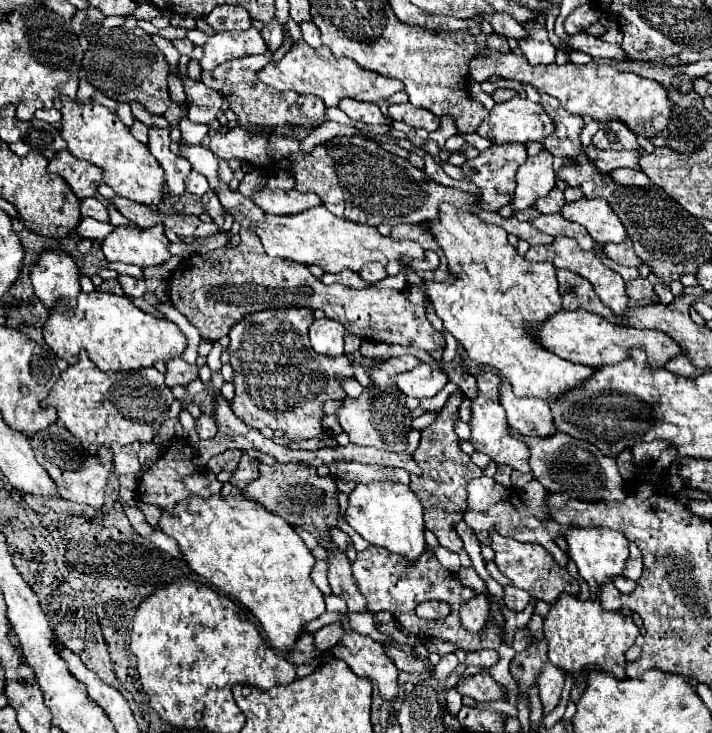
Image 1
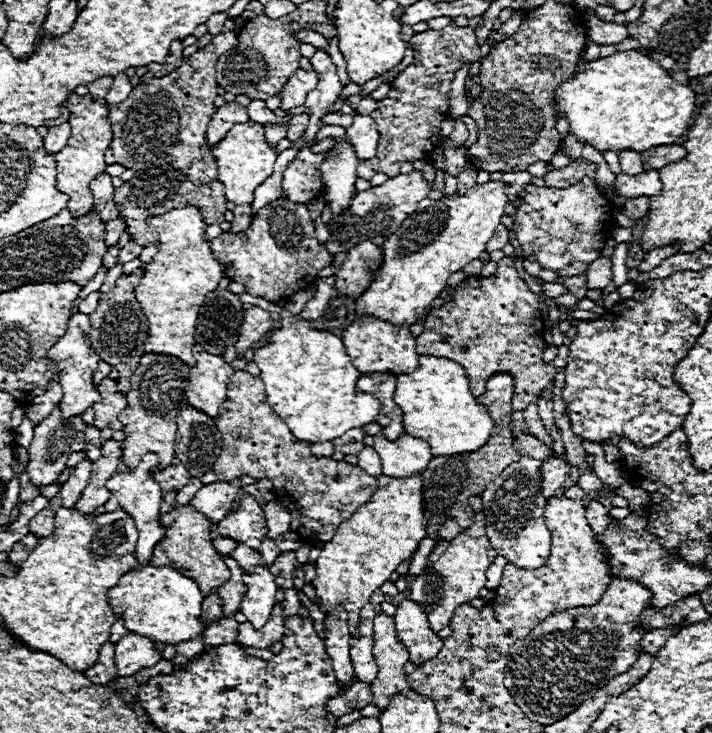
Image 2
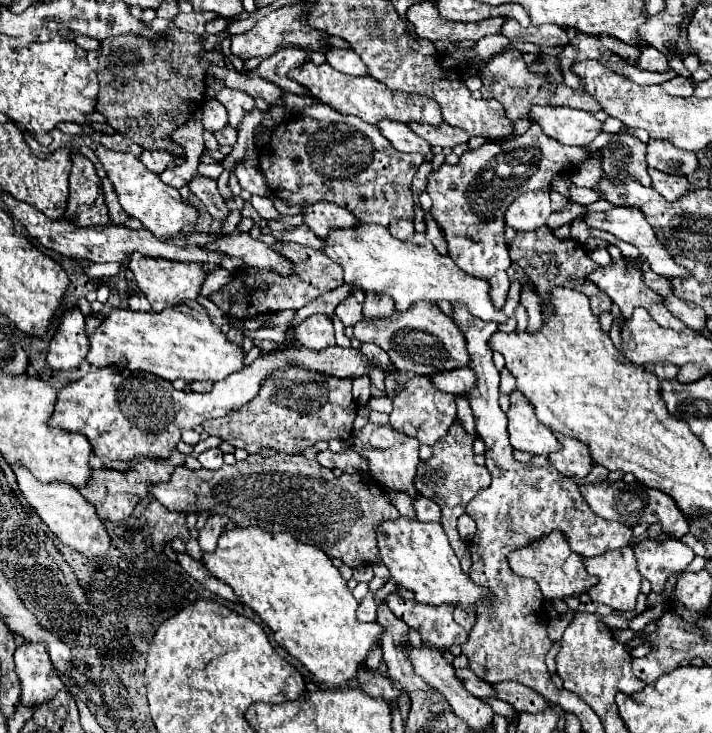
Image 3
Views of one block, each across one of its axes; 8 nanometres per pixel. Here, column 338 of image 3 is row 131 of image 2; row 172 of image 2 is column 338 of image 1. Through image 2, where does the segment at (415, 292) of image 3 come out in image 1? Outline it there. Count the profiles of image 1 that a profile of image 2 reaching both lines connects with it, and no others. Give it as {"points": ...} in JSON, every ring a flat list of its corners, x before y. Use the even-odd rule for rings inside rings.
{"points":[[314,206,314,210,304,210,290,216,266,214,262,222,254,222,238,210,226,210,226,214,230,214,232,220,238,222,242,228,254,230,268,256,290,258,300,264,318,264,324,272,340,272,344,268,360,272,362,264,366,262,382,262,386,266,388,258,400,260,400,254,408,254,410,258,424,258,424,250,420,244,410,240,392,240,378,234,376,228,338,218,330,214,324,206]]}

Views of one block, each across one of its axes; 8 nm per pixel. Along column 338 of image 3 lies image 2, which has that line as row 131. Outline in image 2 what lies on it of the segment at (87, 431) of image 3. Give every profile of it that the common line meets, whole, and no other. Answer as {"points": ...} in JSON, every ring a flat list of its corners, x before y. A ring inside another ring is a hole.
{"points":[[356,114,352,126,346,128,346,142,354,146,358,160,370,160,376,156,380,134,376,122,370,116]]}

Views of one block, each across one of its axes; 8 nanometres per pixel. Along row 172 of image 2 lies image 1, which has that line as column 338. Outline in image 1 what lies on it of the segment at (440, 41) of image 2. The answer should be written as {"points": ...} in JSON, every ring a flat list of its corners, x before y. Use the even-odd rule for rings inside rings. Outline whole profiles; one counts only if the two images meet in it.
{"points":[[282,308,282,310,262,310,254,314,246,314,240,322,230,328,230,364,234,368,236,396,234,396,234,412,248,424,250,428,268,426,272,430,284,430,286,438,292,442,300,442,306,438,314,438,322,432,320,418,322,404,332,398,344,398,346,392,338,384,338,378,352,378,352,360,346,356,326,358,316,354,310,346,308,326,314,322,312,310,306,308]]}

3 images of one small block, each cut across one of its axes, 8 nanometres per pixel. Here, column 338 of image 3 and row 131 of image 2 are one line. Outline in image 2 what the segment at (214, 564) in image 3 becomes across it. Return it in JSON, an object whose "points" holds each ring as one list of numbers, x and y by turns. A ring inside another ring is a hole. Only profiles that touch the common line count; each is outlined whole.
{"points":[[628,50,588,62,582,74,558,86,556,106,568,118,570,132,574,132,582,144,588,142,598,152,620,152,628,148,644,152,654,146,674,144,688,132,696,92,670,78,650,54]]}

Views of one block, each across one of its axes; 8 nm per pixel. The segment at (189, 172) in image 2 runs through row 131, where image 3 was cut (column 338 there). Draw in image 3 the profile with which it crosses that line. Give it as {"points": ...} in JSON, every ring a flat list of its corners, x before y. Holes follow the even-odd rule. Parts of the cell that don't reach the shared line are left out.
{"points":[[326,104,308,106,308,108,304,108,304,112,302,112,296,120,292,120,292,122,288,122,288,124,282,122,282,124,272,132,272,142,270,142,270,146,266,144,266,146,262,146,262,150,260,150,260,170,262,170,262,174,266,176,268,188,272,190,272,194,274,194,276,198,280,198,282,202,286,202,288,206,308,206,308,204,322,202,322,200,324,200,324,202,332,202,332,204,336,204,336,206,342,206,342,208,350,210,350,212,352,212,360,222,364,222,364,224,380,224,380,226,386,226,386,228,390,230,390,234,396,236,396,238,400,238,400,240,408,240,408,238,414,236,414,198,412,198,410,186,412,186,412,178,414,178,414,174,418,172,418,168,420,168,422,162,424,162,424,156,422,156,422,154,400,154,398,150,394,150,394,146,392,146,390,142,386,142,386,138,382,136,382,132,380,132,378,126,370,126,370,124,362,122,362,120,356,118,356,116,344,116,344,114,336,112,332,106,326,106]]}

